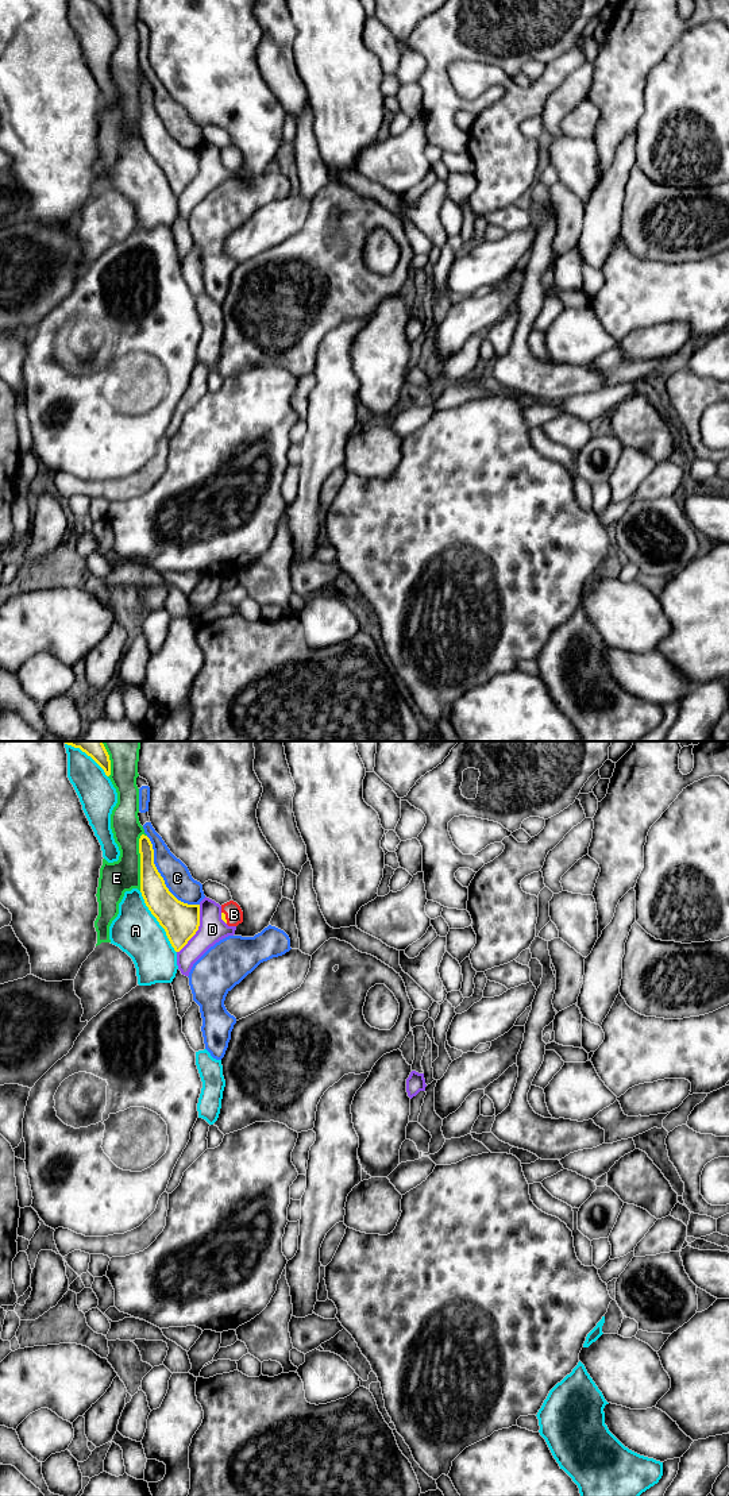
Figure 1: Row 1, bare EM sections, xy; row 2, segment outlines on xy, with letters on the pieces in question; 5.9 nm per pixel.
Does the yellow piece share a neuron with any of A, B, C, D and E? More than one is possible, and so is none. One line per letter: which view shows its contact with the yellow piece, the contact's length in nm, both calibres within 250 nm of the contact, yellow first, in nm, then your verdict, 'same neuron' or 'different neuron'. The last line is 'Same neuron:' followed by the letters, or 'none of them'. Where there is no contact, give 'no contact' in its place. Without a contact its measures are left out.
A: meets yellow in xy; contact 420 nm long; 220 nm thick on the yellow side, 280 nm on the other; different neuron
B: meets yellow in xy; contact 80 nm long; 30 nm thick on the yellow side, 110 nm on the other; same neuron
C: meets yellow in xy; contact 500 nm long; 200 nm thick on the yellow side, 160 nm on the other; different neuron
D: meets yellow in xy; contact 320 nm long; 220 nm thick on the yellow side, 160 nm on the other; different neuron
E: meets yellow in xy; contact 340 nm long; 160 nm thick on the yellow side, 200 nm on the other; different neuron
Same neuron: B

